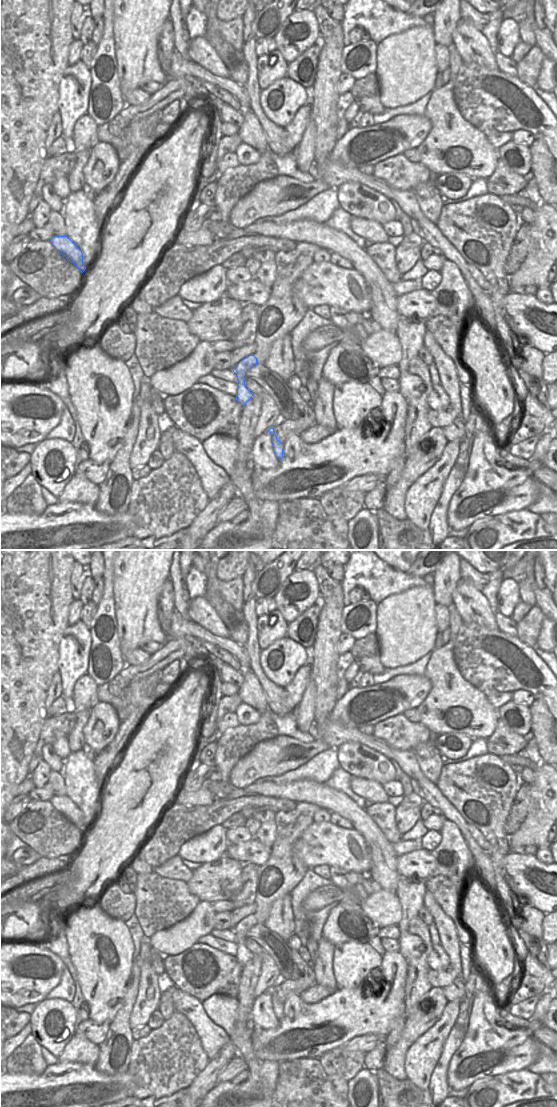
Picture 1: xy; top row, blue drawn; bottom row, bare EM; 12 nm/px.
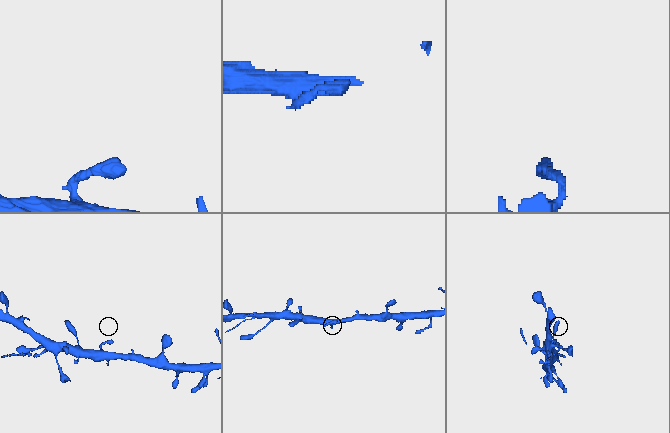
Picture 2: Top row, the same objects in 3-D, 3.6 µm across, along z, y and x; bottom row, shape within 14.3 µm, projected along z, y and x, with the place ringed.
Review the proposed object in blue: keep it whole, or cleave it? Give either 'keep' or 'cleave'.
keep

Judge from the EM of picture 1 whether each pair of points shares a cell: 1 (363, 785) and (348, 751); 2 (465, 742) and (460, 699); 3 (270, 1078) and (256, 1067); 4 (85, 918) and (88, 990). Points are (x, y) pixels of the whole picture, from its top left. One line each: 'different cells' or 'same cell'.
1: different cells
2: different cells
3: same cell
4: same cell

